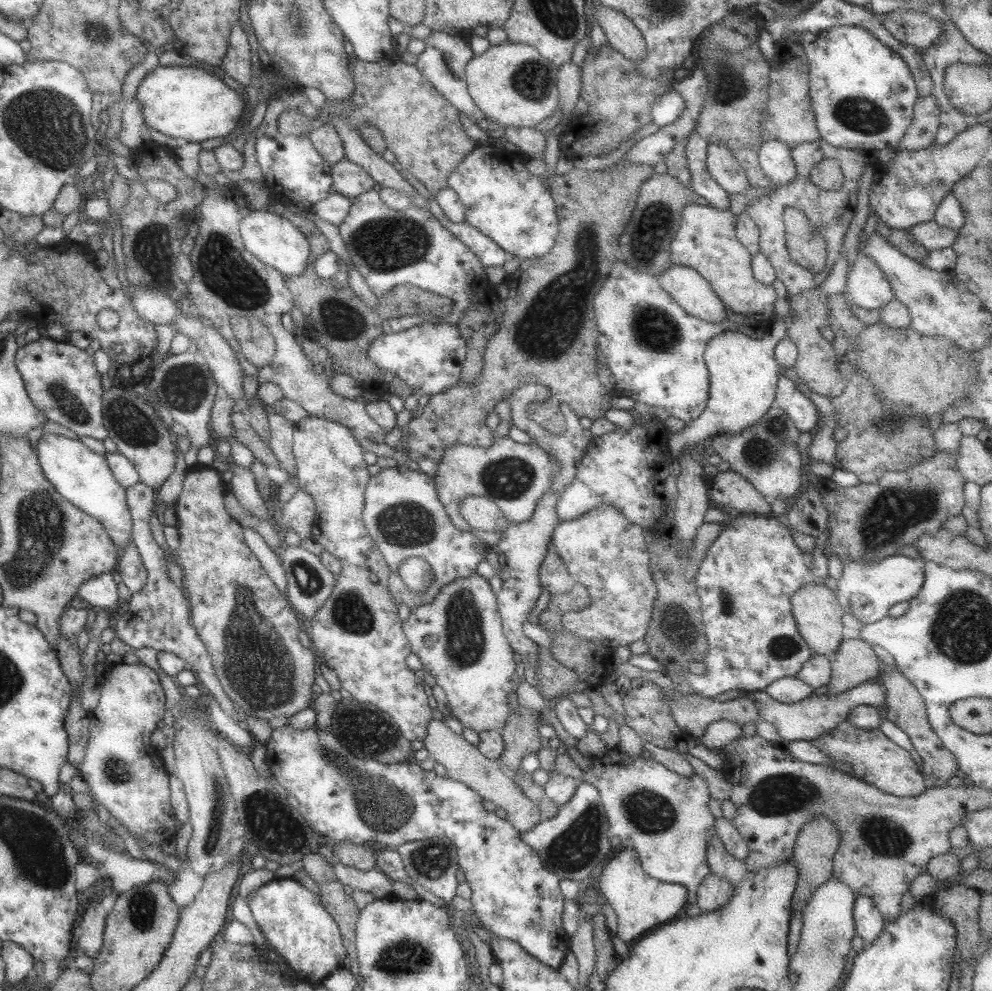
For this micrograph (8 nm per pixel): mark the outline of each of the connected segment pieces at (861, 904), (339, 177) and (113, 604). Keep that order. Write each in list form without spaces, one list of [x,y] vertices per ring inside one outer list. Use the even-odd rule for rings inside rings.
[[[865,895],[855,897],[852,917],[855,934],[863,939],[865,946],[871,944],[877,938],[885,921],[876,905],[873,905],[869,896]]]
[[[343,157],[331,167],[332,189],[343,196],[353,199],[362,192],[372,189],[375,181],[361,166]]]
[[[111,572],[99,574],[85,580],[77,588],[78,598],[87,606],[95,609],[106,609],[114,612],[118,607],[117,585],[111,577]]]

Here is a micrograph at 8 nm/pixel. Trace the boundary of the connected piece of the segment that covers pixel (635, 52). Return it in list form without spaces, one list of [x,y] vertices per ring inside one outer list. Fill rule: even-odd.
[[[596,4],[594,8],[595,20],[604,32],[606,44],[628,60],[641,61],[647,55],[645,42],[631,20],[623,13],[601,4]]]

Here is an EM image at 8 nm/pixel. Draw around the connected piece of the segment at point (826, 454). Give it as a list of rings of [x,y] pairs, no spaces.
[[[803,385],[800,387],[800,391],[816,406],[821,416],[820,425],[813,431],[814,435],[807,447],[806,454],[809,454],[813,460],[834,464],[835,448],[838,442],[833,439],[833,429],[836,426],[831,399],[817,394]]]

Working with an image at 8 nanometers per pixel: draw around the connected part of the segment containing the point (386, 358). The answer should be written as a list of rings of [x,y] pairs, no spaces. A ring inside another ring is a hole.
[[[421,321],[421,324],[415,324],[397,334],[382,332],[370,344],[366,356],[382,373],[403,380],[418,397],[422,394],[436,395],[460,380],[460,370],[466,356],[465,346],[456,324]]]

